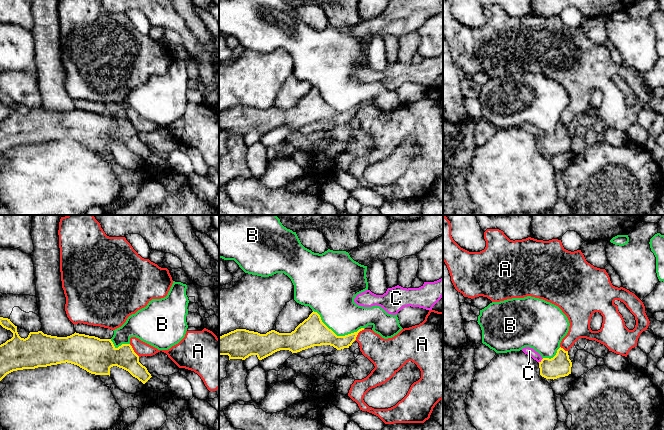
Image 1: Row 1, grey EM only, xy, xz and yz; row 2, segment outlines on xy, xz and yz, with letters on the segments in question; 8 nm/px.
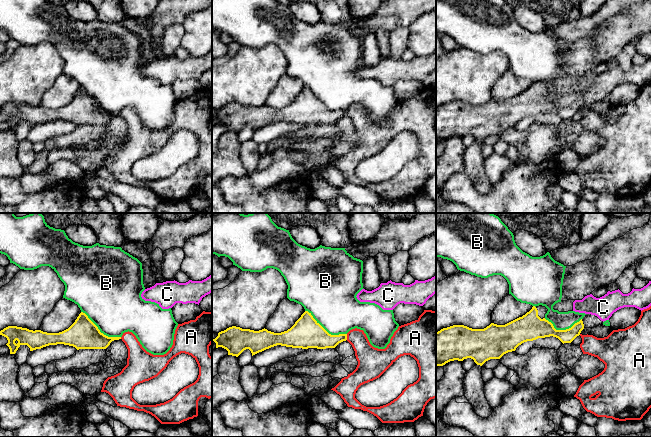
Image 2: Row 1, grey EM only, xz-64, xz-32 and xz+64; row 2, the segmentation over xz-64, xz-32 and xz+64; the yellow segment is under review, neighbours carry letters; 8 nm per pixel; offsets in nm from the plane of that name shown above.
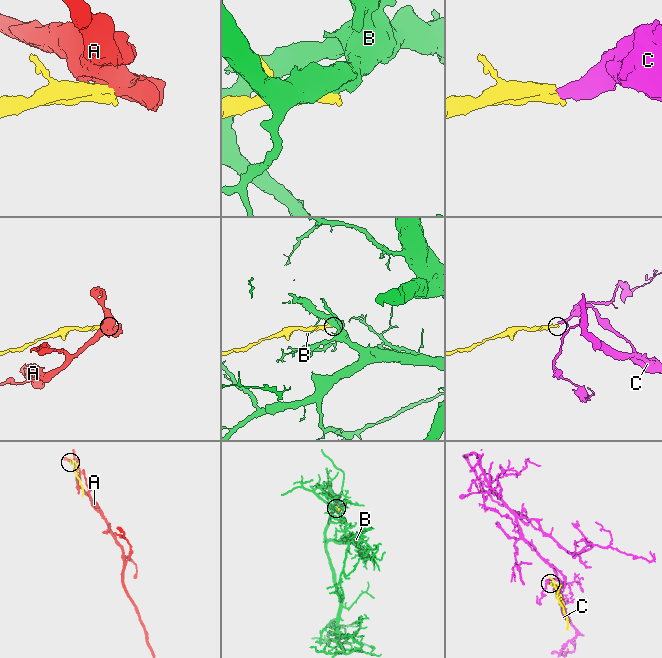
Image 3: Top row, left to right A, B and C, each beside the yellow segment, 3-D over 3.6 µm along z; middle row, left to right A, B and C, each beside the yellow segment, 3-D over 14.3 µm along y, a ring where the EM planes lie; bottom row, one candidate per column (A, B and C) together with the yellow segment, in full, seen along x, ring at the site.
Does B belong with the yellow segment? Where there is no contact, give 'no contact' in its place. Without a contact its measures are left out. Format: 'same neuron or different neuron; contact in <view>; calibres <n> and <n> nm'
different neuron; contact in xz; calibres 220 and 300 nm

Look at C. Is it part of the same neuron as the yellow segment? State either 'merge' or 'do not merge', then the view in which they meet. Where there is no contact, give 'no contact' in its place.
merge; contact in yz

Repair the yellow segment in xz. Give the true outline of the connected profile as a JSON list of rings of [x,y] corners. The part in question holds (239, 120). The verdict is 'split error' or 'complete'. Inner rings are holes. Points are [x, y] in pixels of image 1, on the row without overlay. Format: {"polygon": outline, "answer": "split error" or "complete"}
{"polygon": [[[313,87],[309,93],[300,99],[291,109],[279,109],[275,106],[271,106],[266,110],[260,110],[246,105],[236,105],[224,110],[219,113],[219,131],[228,131],[229,136],[245,136],[251,131],[256,131],[259,136],[262,136],[280,126],[289,126],[292,129],[297,129],[321,121],[330,121],[337,126],[341,126],[349,124],[356,116],[358,109],[362,106],[364,106],[364,104],[345,112],[337,112],[322,98],[320,91]]], "answer": "complete"}

